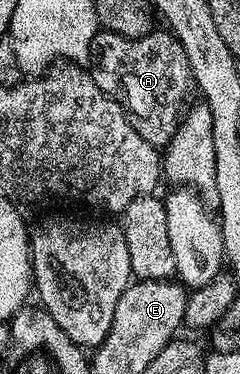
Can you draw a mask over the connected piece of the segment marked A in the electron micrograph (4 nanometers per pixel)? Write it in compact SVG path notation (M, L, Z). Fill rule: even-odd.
M101 29L93 38L89 63L95 85L125 108L135 133L153 147L168 147L193 83L187 53L183 53L181 42L165 29L154 29L138 39Z

